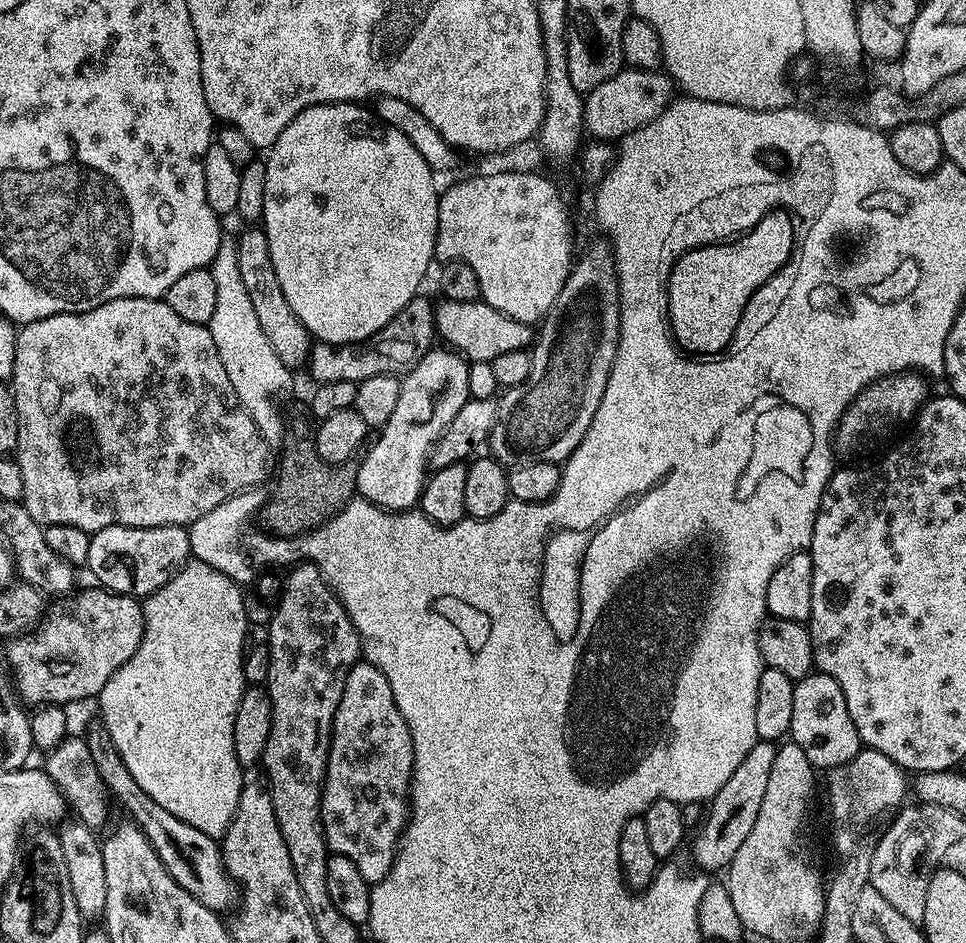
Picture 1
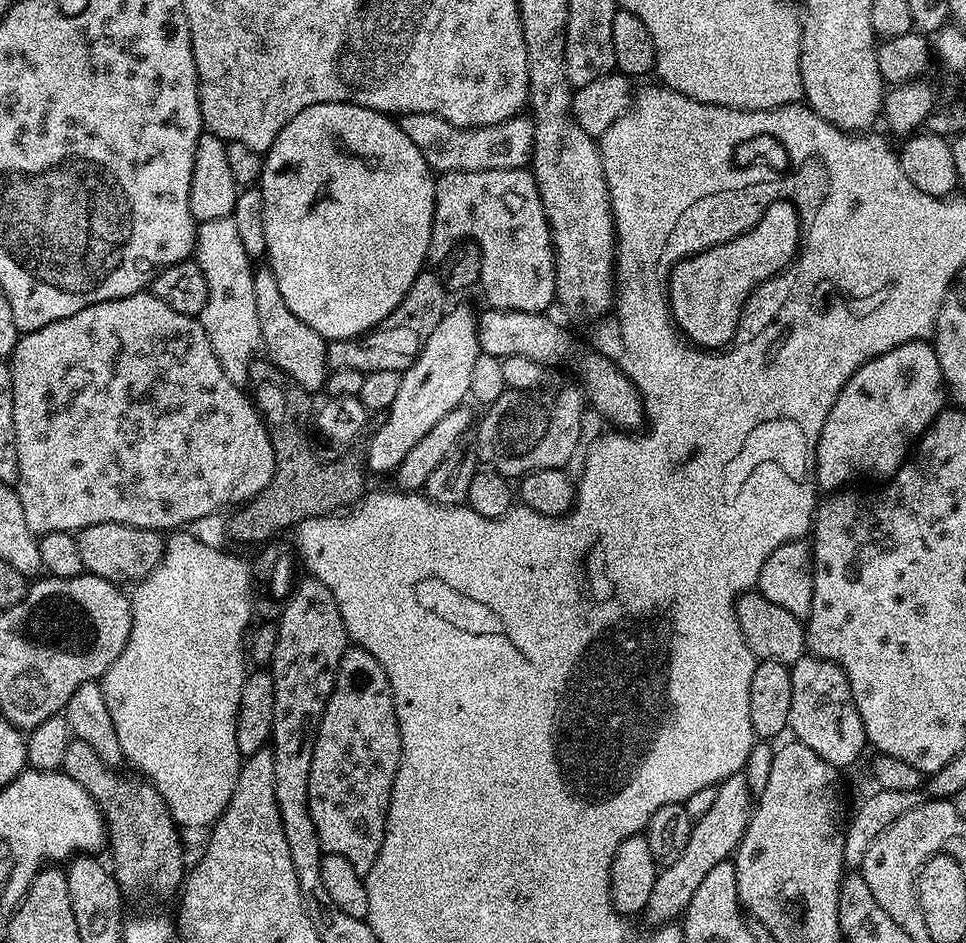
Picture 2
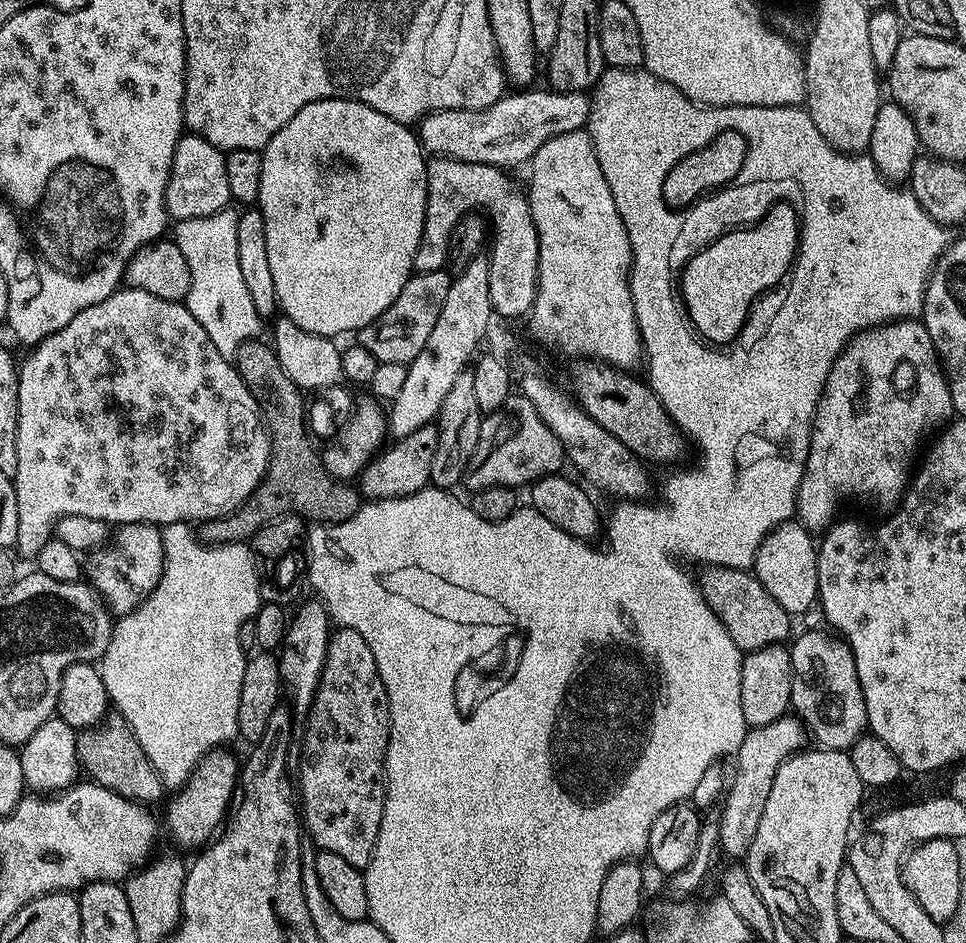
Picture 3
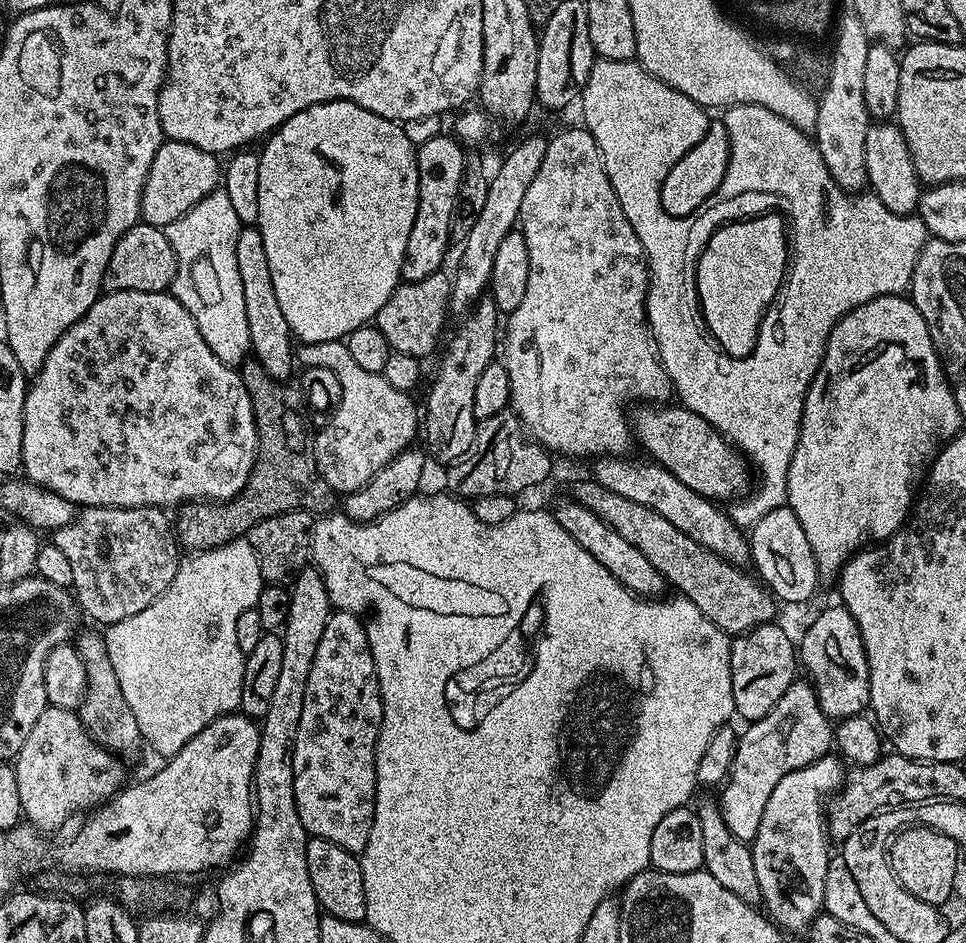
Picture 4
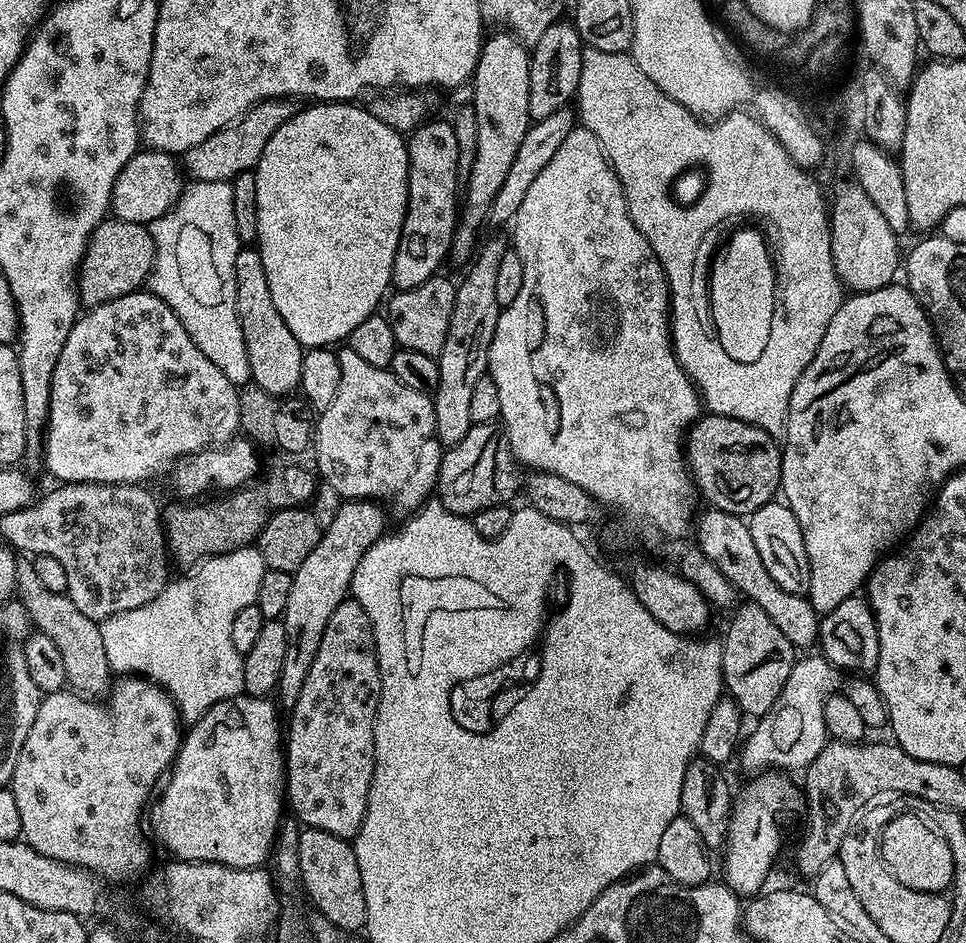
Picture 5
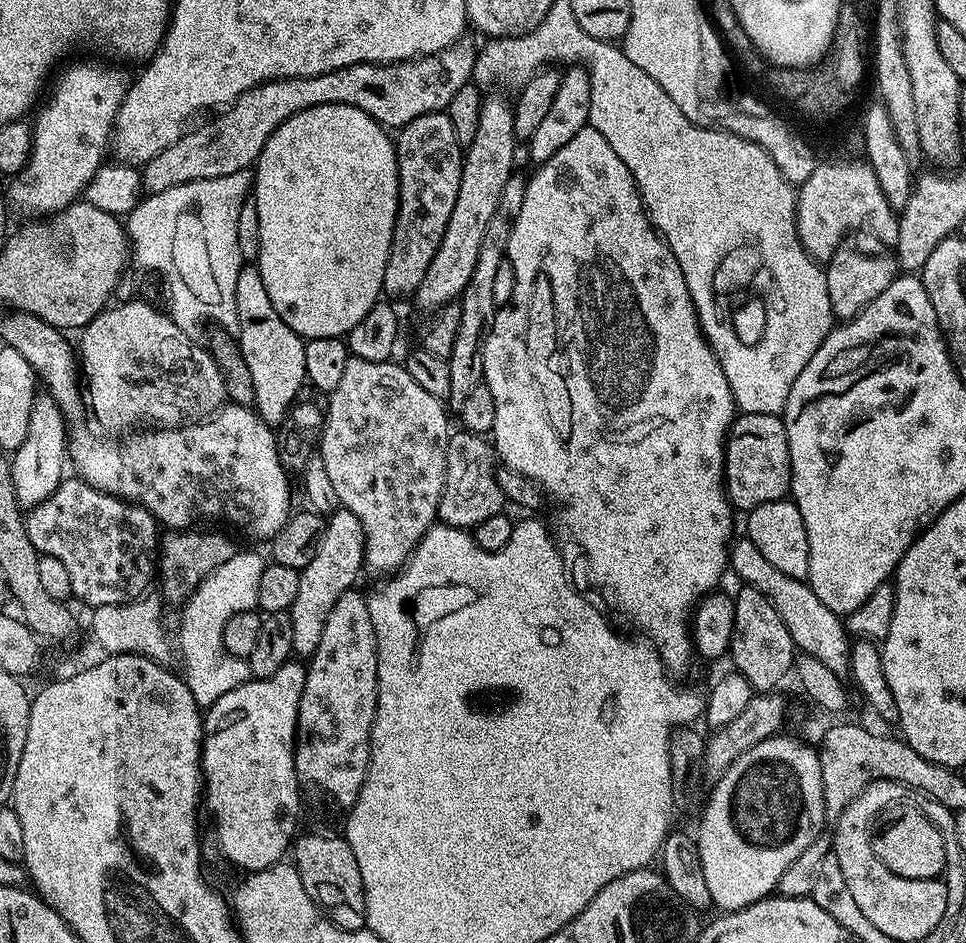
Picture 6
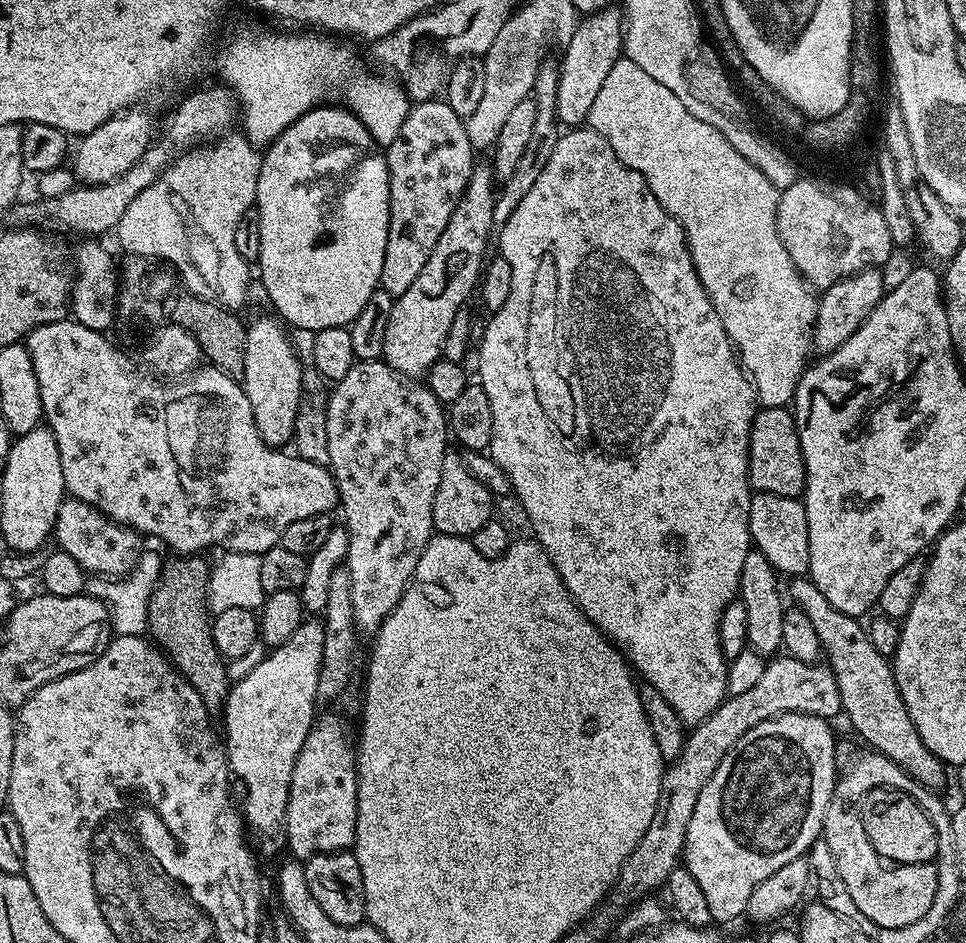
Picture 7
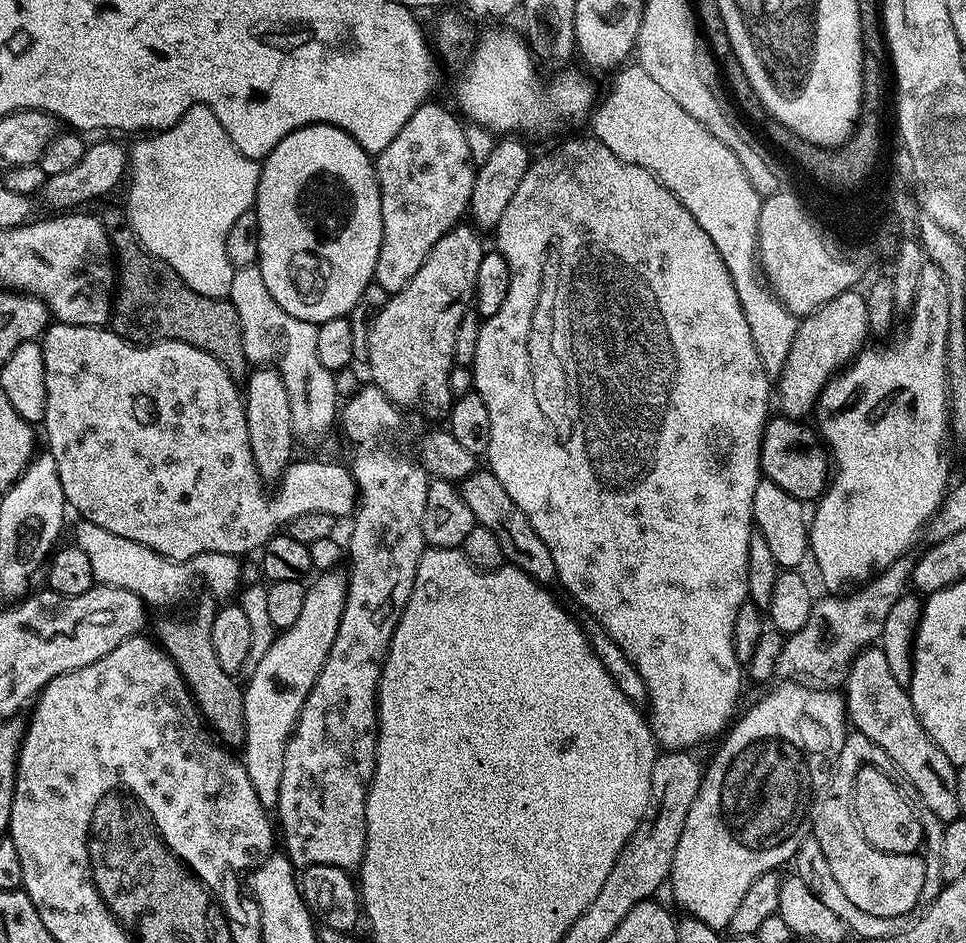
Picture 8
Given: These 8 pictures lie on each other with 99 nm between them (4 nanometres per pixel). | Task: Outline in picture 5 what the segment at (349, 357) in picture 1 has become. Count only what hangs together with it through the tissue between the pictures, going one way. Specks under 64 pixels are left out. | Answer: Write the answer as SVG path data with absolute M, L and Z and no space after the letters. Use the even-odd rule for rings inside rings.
M435 274L423 282L422 286L414 286L405 292L397 291L392 294L396 296L387 297L386 315L390 322L390 330L394 330L394 338L399 347L419 350L421 354L439 357L442 346L446 342L446 330L450 330L450 314L454 314L456 297L456 284L442 275Z

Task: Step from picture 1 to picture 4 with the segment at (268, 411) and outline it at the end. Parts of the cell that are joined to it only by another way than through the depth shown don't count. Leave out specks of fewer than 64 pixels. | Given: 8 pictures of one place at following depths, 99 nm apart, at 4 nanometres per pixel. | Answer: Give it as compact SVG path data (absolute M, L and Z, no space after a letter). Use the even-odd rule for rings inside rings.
M215 190L166 229L176 259L176 273L170 291L178 302L182 302L182 306L186 306L186 310L190 310L190 318L198 322L198 331L201 332L206 346L210 346L210 350L218 354L223 364L233 366L240 366L244 359L249 359L252 351L250 326L246 322L246 298L242 298L242 278L238 274L238 258L234 255L241 227L230 198L226 198L224 191Z

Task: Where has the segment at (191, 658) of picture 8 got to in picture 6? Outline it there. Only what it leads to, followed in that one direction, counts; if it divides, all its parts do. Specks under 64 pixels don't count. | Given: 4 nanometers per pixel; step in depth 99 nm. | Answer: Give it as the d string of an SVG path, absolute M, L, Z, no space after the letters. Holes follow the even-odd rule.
M168 530L158 540L159 595L165 601L184 602L196 587L214 574L223 563L230 562L238 551L238 545L224 532L196 532L200 530Z

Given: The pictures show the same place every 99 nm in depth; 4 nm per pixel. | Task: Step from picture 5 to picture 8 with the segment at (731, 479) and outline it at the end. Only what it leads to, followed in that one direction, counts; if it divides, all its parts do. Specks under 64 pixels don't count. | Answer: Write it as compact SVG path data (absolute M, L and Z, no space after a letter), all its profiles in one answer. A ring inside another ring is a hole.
M783 414L773 415L764 426L760 447L760 471L763 479L782 486L786 494L802 502L815 502L828 486L830 457L825 445L818 442L817 433L809 425L808 428L799 419Z

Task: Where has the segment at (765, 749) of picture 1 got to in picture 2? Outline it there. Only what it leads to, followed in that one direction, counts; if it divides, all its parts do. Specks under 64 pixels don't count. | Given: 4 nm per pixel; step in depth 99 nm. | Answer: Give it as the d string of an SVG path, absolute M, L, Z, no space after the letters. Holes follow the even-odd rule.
M743 774L728 776L721 780L711 809L695 821L690 834L690 842L686 842L686 850L678 854L672 864L663 865L656 873L654 890L650 890L650 902L645 906L642 919L648 926L663 926L679 921L687 909L694 890L701 885L718 862L729 859L739 848L742 838L748 829L754 807L754 793L747 778Z

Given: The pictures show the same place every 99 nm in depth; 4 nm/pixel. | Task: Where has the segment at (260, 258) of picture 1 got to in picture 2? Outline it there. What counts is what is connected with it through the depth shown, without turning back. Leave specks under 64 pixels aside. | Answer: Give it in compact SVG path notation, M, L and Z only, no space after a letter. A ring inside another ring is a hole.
M257 267L252 277L254 278L254 306L258 306L260 343L267 359L277 364L283 372L299 384L323 385L328 363L328 346L324 337L310 330L310 326L306 326L306 322L297 318L294 310L290 310L290 306L286 306L282 294L278 291L278 282L274 282L271 268Z

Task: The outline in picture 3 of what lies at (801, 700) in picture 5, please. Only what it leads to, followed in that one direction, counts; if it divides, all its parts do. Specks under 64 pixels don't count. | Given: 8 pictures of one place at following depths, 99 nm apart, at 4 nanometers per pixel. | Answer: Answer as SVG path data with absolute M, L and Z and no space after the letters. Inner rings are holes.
M794 716L776 719L764 727L751 728L744 736L742 746L735 753L736 776L727 787L721 816L718 816L720 847L746 848L750 850L755 835L758 834L762 813L770 796L775 774L785 760L798 752L806 741L806 730Z

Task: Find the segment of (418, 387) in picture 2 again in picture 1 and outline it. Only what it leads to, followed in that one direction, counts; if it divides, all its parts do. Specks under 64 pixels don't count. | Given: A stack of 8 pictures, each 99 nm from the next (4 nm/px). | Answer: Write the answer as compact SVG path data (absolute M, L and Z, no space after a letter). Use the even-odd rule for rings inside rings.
M436 346L420 359L418 366L403 373L394 414L390 414L390 422L386 422L383 428L379 429L377 436L380 437L367 445L363 453L364 461L356 468L356 490L363 499L383 508L385 512L406 512L419 505L426 473L430 468L428 453L436 444L436 439L450 426L450 422L454 422L454 414L458 414L458 410L462 410L462 406L470 399L466 380L468 366L469 361L460 353L447 346Z

